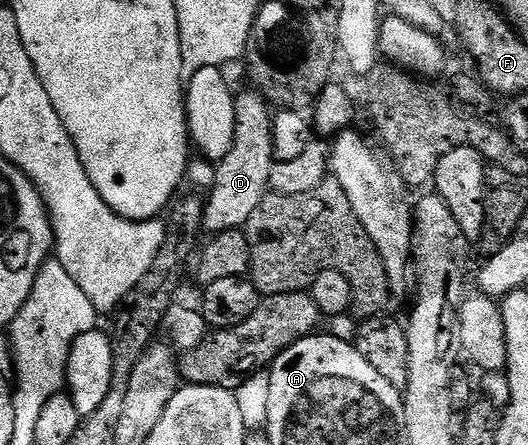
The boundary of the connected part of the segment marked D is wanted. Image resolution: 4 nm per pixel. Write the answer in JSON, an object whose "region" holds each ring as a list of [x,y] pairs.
{"region":[[[238,92],[234,97],[234,137],[228,154],[217,161],[210,197],[205,197],[203,229],[210,234],[245,229],[256,206],[268,195],[270,175],[276,163],[276,120],[271,105],[257,92]]]}

